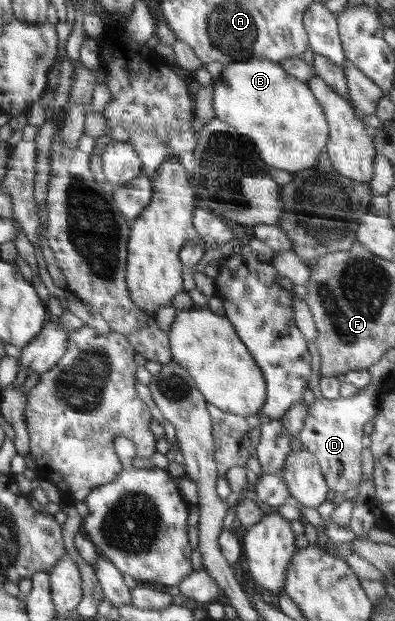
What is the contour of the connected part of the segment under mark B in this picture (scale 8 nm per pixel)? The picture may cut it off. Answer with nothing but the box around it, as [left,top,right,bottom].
[212,59,329,172]

